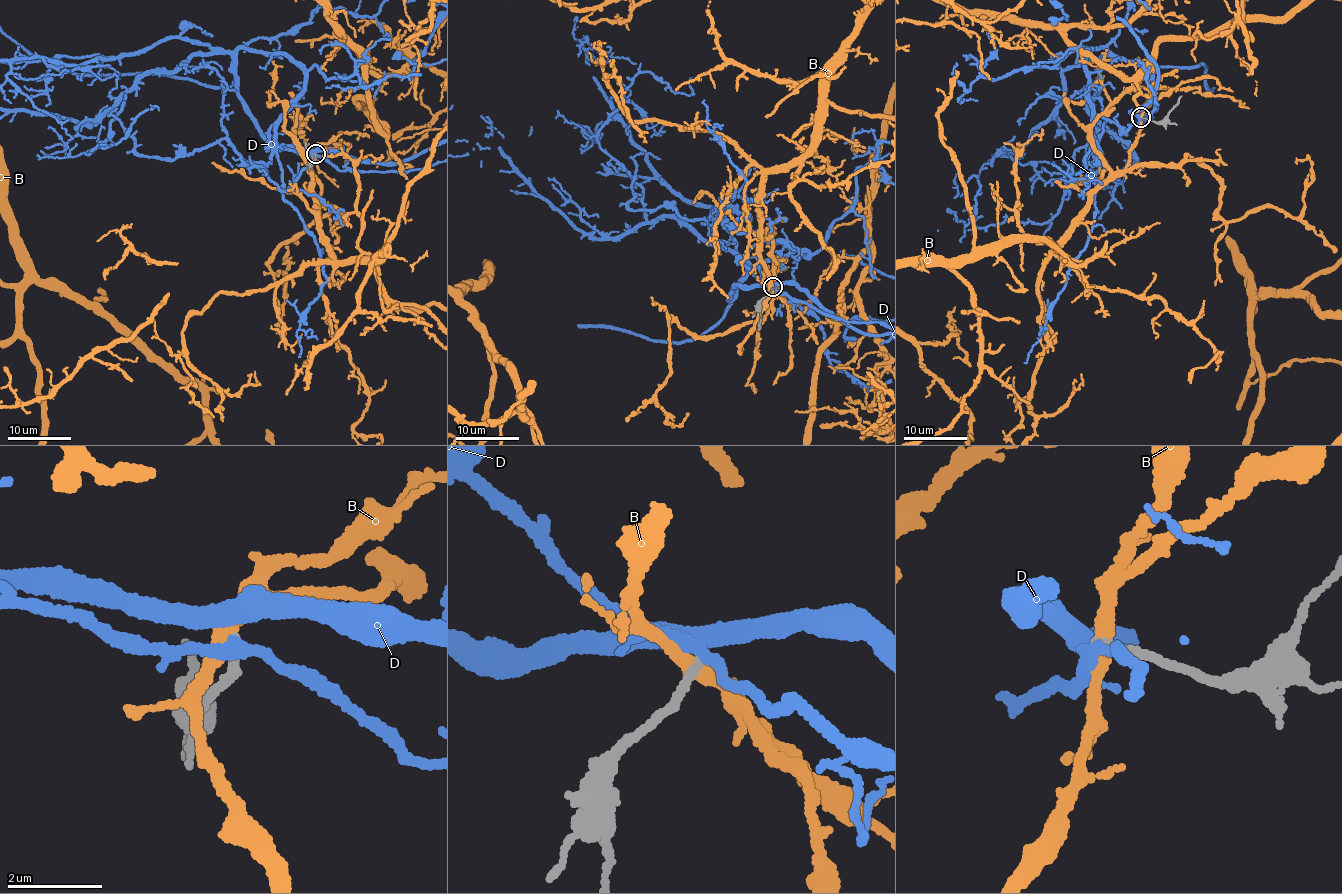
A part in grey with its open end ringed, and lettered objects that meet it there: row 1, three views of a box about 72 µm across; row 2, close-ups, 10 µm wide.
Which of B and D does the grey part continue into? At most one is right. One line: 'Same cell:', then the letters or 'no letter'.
Same cell: no letter

